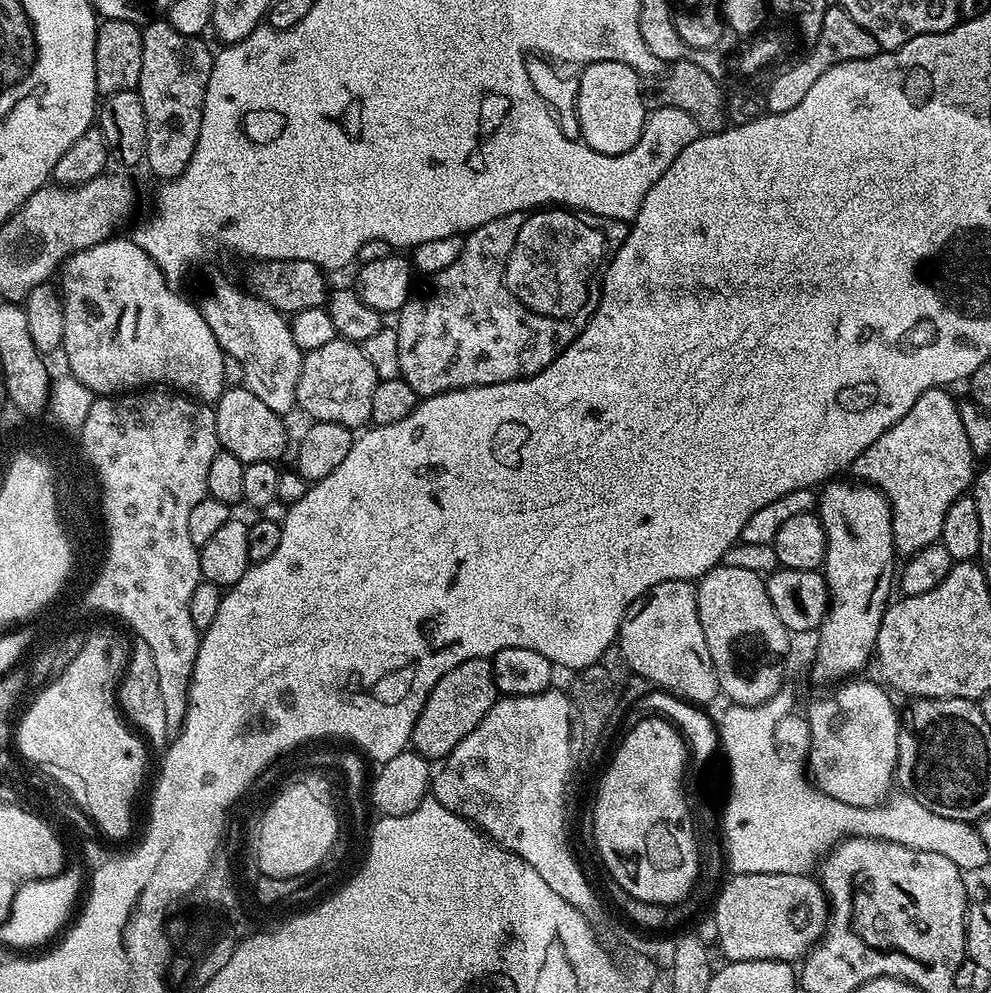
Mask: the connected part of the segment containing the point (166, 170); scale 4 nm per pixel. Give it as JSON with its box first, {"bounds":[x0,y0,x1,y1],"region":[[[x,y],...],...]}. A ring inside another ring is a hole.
{"bounds":[138,18,214,178],"region":[[[157,18],[145,23],[142,28],[142,74],[138,91],[142,98],[142,110],[146,110],[146,154],[144,160],[148,168],[159,178],[182,176],[198,142],[202,126],[202,110],[206,98],[206,86],[210,82],[210,70],[214,59],[213,49],[204,45],[198,36],[178,34],[167,19]]]}

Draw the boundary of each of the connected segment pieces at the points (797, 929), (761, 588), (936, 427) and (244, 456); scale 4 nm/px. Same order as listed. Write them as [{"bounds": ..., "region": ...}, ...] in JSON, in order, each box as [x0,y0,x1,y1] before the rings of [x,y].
[{"bounds":[714,872,828,961],"region":[[[741,872],[733,875],[733,880],[725,879],[722,887],[714,896],[716,902],[716,940],[720,943],[720,952],[725,961],[741,960],[786,960],[799,961],[807,956],[811,948],[816,947],[820,937],[828,926],[828,897],[820,887],[819,879],[811,875],[795,872],[775,872],[774,874],[746,874]]]},{"bounds":[696,562,790,704],"region":[[[723,562],[712,568],[705,576],[699,577],[698,583],[696,584],[696,601],[698,602],[698,618],[702,622],[702,634],[706,638],[706,646],[710,650],[710,658],[714,662],[714,670],[718,674],[718,682],[720,683],[720,691],[726,697],[729,696],[729,701],[732,704],[761,704],[770,699],[775,692],[779,692],[782,685],[785,683],[784,680],[784,659],[788,656],[788,639],[790,639],[790,633],[786,626],[782,626],[782,618],[778,618],[778,614],[774,614],[774,606],[770,606],[770,594],[766,594],[766,586],[764,585],[765,577],[759,572],[751,572],[750,570],[738,570],[738,566],[726,566]]]},{"bounds":[850,388,974,554],"region":[[[931,388],[910,406],[910,410],[878,442],[874,442],[852,463],[850,472],[857,481],[880,489],[892,506],[892,544],[897,553],[911,554],[937,543],[942,534],[942,522],[946,522],[946,510],[957,498],[971,489],[974,475],[974,457],[970,441],[959,417],[959,403],[952,401],[951,391]]]},{"bounds":[214,386,288,464],"region":[[[228,386],[214,402],[216,409],[216,429],[221,449],[246,464],[279,461],[279,456],[288,448],[288,428],[284,425],[285,417],[270,410],[249,388]]]}]

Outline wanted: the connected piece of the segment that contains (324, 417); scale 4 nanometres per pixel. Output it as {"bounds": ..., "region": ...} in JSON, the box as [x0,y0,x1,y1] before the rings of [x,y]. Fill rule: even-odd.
{"bounds":[296,338,378,430],"region":[[[339,338],[318,346],[318,350],[304,353],[302,370],[298,378],[296,403],[299,411],[312,416],[316,422],[334,422],[353,430],[360,430],[371,421],[370,405],[378,379],[361,345]]]}

